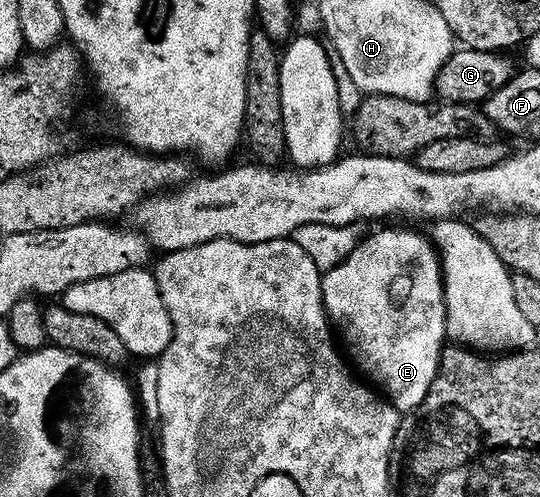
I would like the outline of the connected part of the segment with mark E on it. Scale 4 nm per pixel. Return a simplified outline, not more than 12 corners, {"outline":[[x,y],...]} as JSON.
{"outline":[[367,233],[320,277],[347,359],[401,414],[446,347],[433,241]]}

